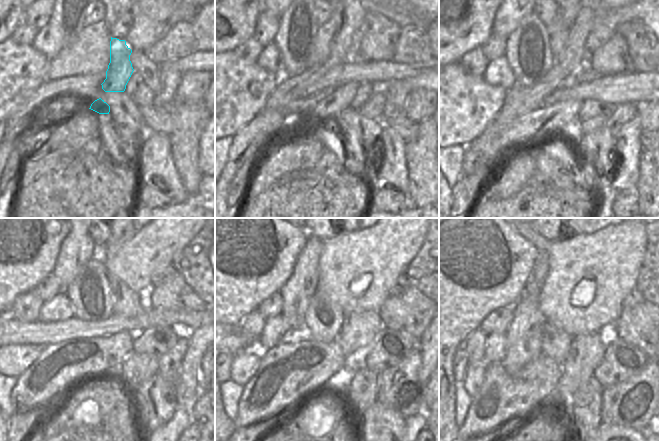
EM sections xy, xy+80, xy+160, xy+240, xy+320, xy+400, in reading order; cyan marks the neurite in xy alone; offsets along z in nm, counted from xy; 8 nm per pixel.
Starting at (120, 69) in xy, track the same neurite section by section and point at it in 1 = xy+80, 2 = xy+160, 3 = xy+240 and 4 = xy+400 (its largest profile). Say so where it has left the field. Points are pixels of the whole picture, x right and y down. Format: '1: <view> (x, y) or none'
1: xy+80 (328, 110)
2: xy+160 (546, 124)
3: xy+240 (61, 368)
4: xy+400 (503, 397)

